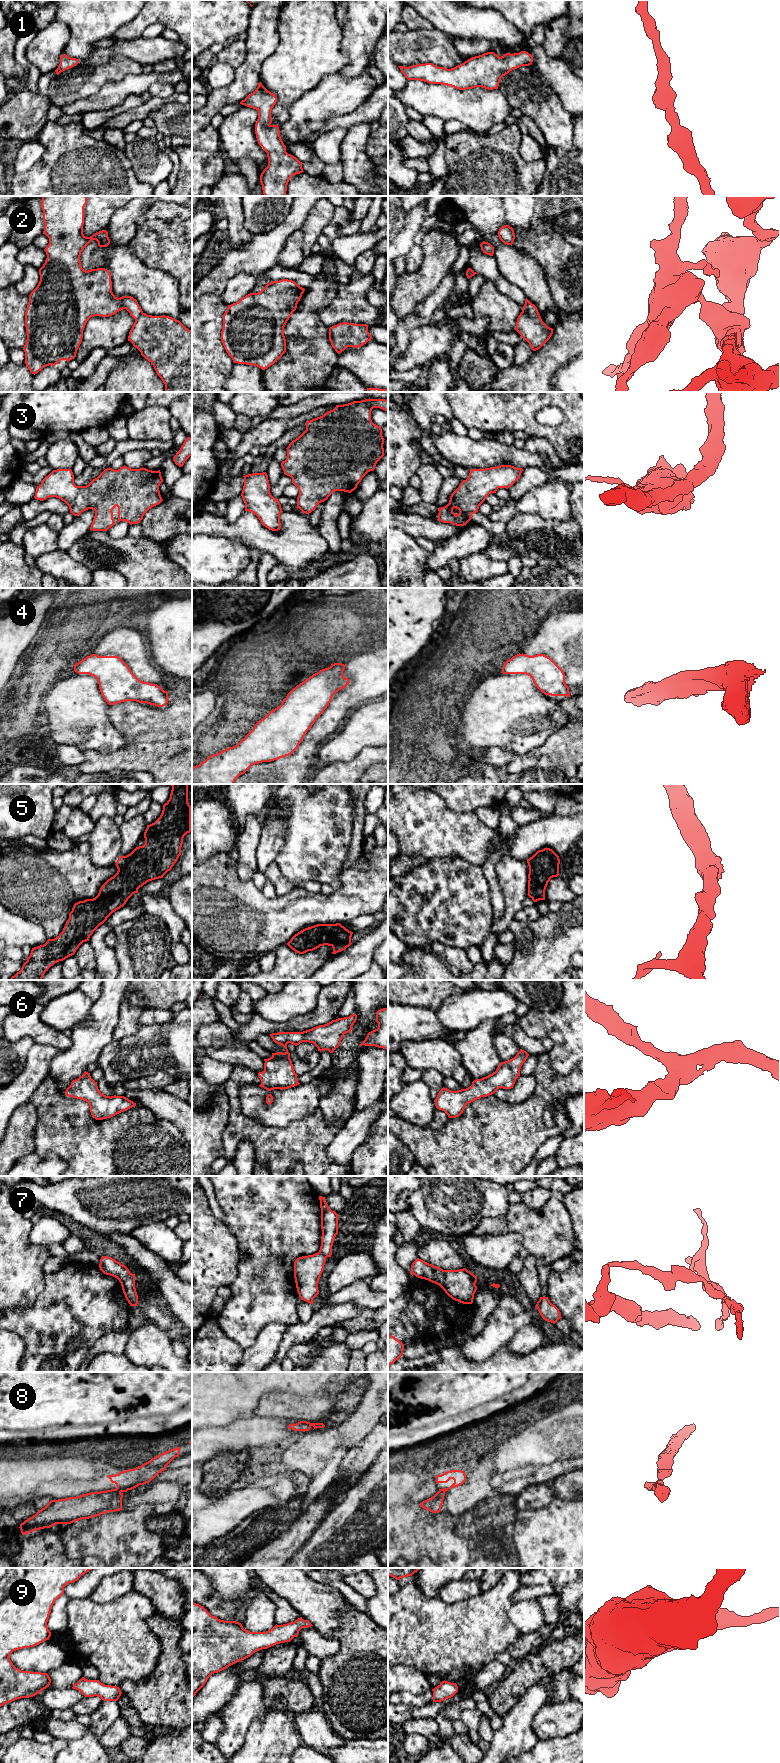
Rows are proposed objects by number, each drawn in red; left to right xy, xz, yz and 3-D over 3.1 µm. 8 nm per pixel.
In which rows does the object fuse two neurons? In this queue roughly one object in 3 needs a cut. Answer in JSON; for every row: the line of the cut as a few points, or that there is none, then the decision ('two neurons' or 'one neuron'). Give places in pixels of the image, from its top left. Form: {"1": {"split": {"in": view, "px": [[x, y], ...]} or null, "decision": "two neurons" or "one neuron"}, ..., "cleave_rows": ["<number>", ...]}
{"1": {"split": null, "decision": "one neuron"}, "2": {"split": {"in": "yz", "px": [[522, 310], [531, 316], [539, 314]]}, "decision": "two neurons"}, "3": {"split": null, "decision": "one neuron"}, "4": {"split": null, "decision": "one neuron"}, "5": {"split": null, "decision": "one neuron"}, "6": {"split": null, "decision": "one neuron"}, "7": {"split": {"in": "xy", "px": [[129, 1272], [121, 1283]]}, "decision": "two neurons"}, "8": {"split": {"in": "xy", "px": [[110, 1490], [120, 1492]]}, "decision": "two neurons"}, "9": {"split": null, "decision": "one neuron"}, "cleave_rows": ["2", "7", "8"]}

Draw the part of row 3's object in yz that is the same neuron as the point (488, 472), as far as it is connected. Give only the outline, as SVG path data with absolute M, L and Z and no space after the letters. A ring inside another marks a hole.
M511 465L470 470L468 478L451 494L449 503L438 508L438 520L456 526L466 525L489 494L496 493L498 488L508 489L522 471Z

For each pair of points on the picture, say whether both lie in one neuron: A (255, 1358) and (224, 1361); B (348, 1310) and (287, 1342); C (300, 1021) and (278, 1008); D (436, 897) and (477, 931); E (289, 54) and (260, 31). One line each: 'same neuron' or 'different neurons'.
A: different neurons
B: same neuron
C: different neurons
D: same neuron
E: different neurons

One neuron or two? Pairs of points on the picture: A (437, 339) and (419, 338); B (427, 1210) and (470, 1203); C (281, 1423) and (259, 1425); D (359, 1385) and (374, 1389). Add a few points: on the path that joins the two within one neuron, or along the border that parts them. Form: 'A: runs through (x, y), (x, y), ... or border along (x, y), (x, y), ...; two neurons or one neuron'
A: runs through (433, 339), (423, 339); one neuron
B: runs through (438, 1205), (459, 1203); one neuron
C: runs through (276, 1425), (264, 1425); one neuron
D: border along (368, 1382), (360, 1395); two neurons

